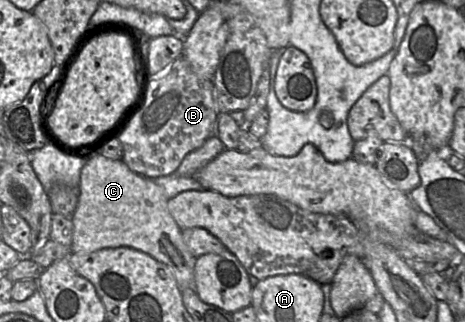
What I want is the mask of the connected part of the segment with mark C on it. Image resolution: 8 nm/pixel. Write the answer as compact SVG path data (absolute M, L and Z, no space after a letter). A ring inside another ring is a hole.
M103 154L88 159L81 170L79 201L74 214L72 254L86 254L105 248L129 247L152 256L167 265L180 289L194 288L194 268L197 257L185 245L182 230L168 210L168 198L153 179L132 171L123 160L112 160Z

